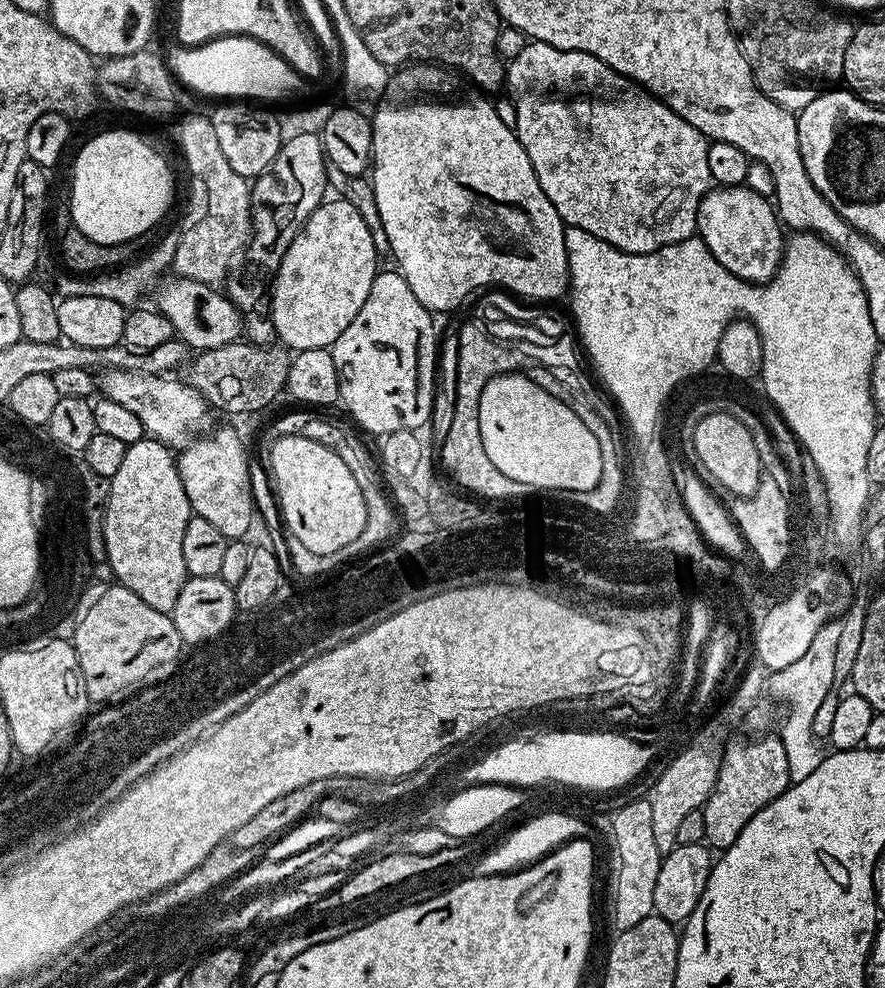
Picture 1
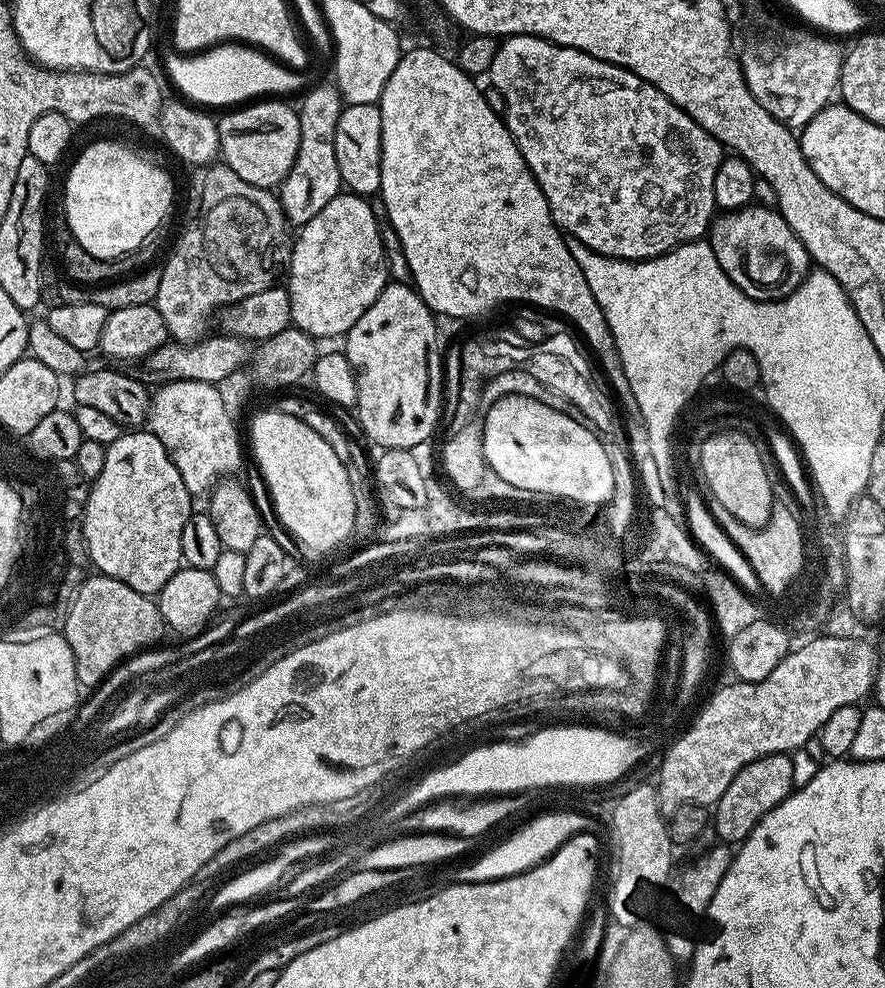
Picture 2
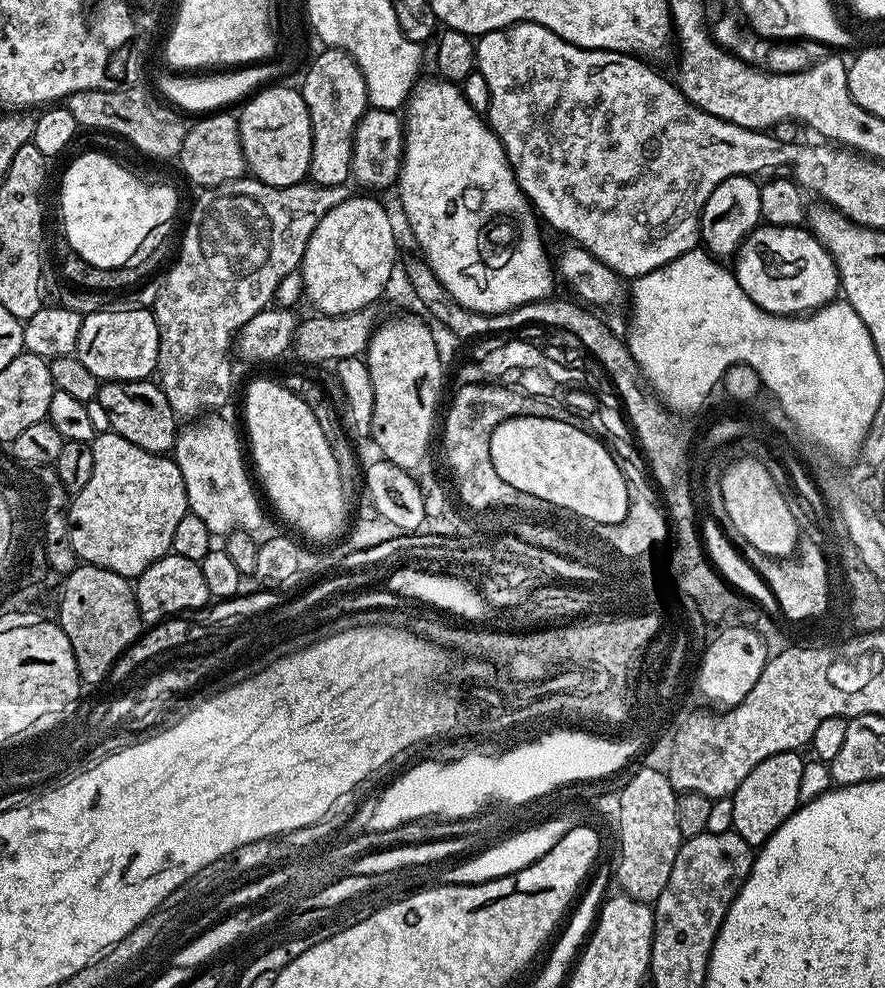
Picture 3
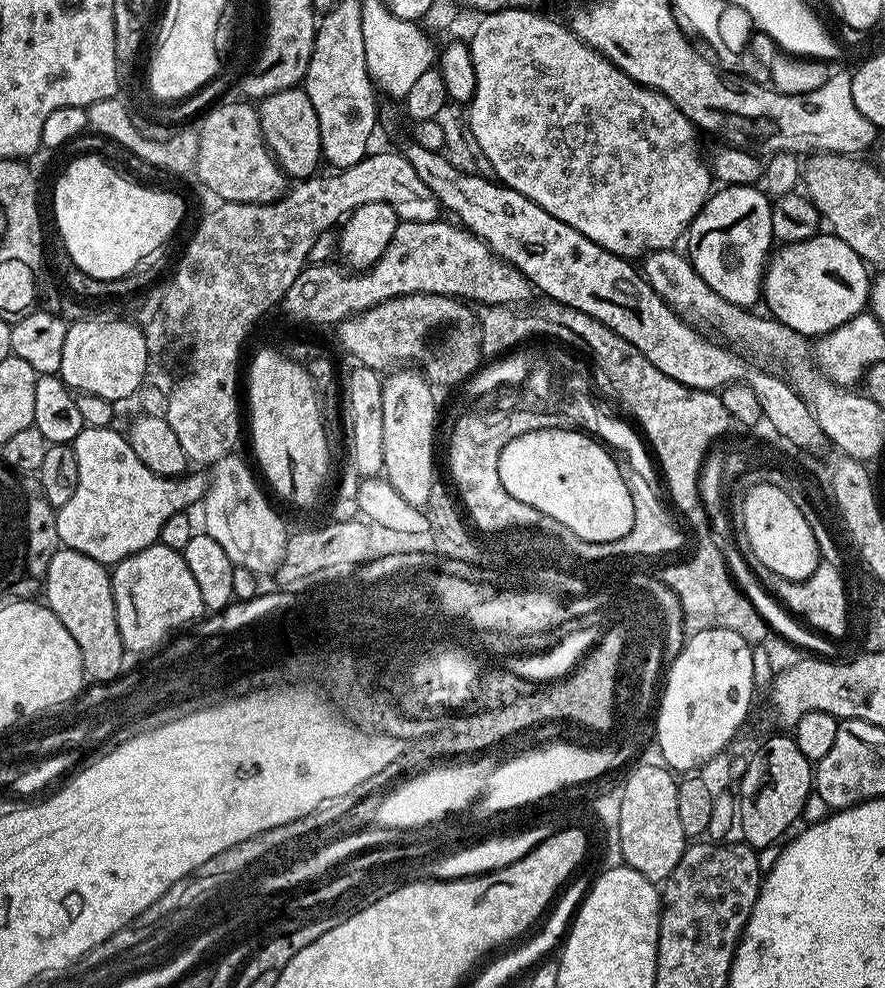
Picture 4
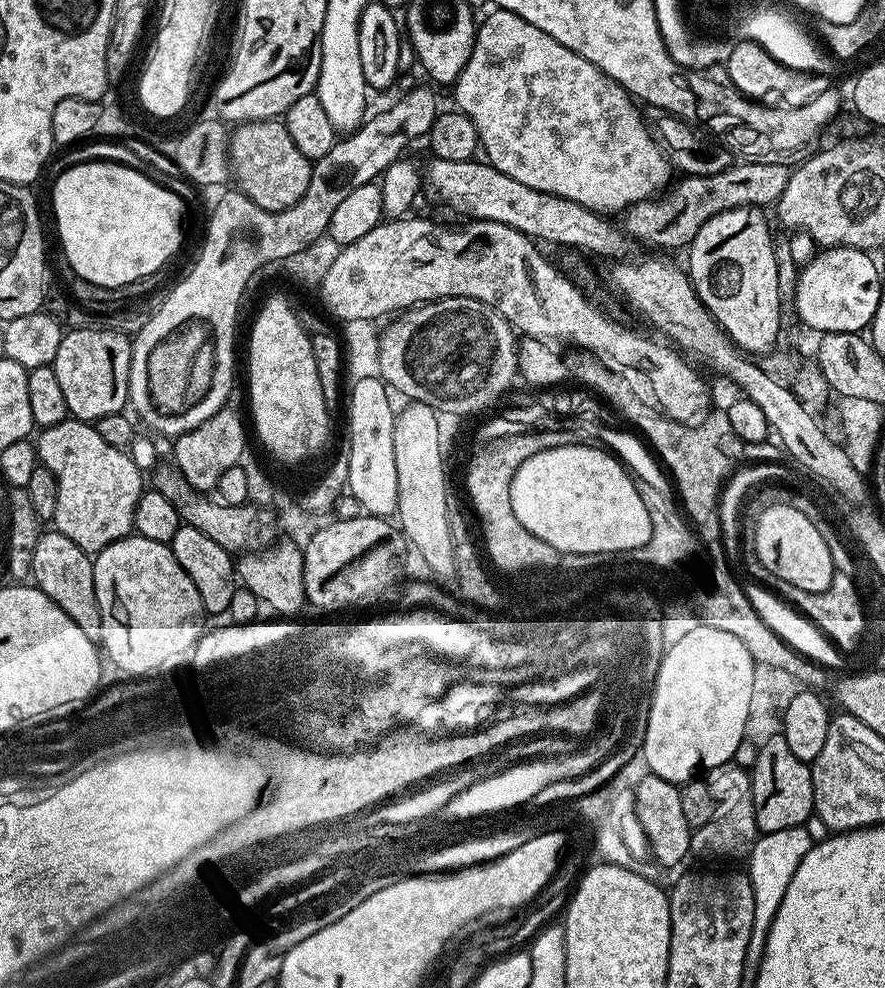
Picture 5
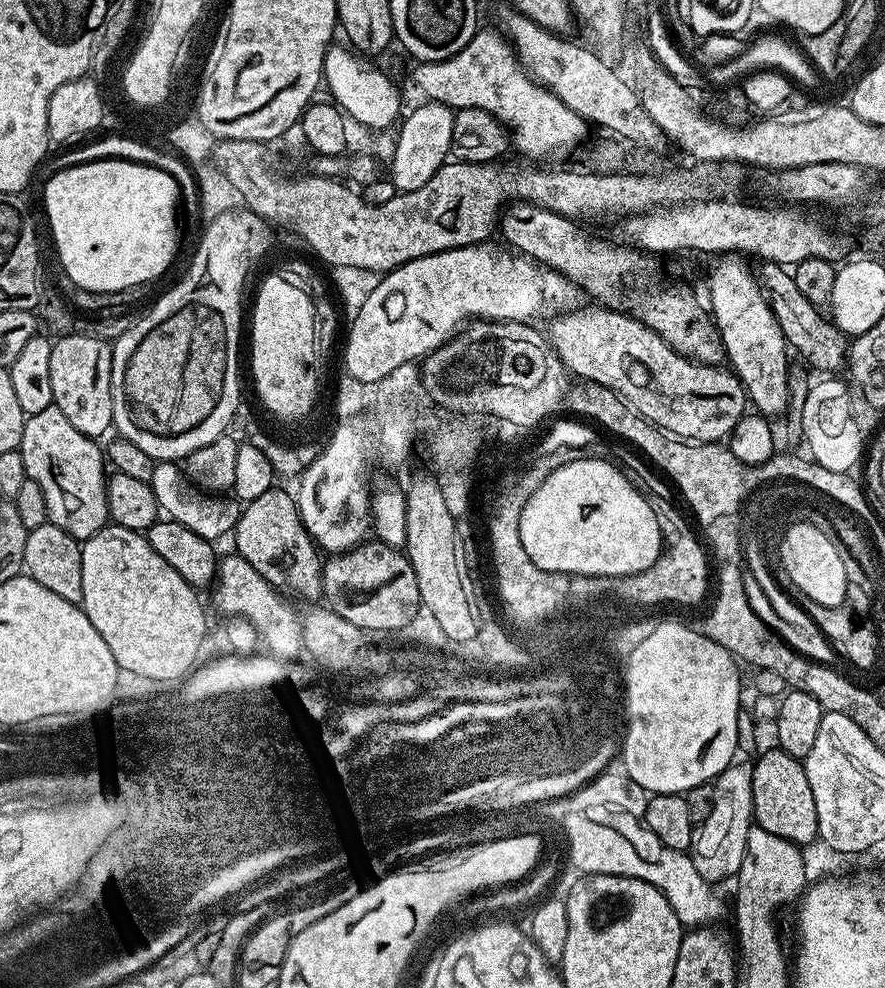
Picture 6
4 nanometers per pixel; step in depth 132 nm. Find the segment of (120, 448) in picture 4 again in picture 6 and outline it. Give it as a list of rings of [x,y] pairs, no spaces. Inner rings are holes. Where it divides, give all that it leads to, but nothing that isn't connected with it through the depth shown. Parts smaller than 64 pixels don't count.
[[[55,406],[40,411],[38,414],[27,417],[22,430],[22,442],[19,452],[22,454],[22,462],[26,462],[26,474],[30,480],[38,482],[42,486],[42,494],[46,494],[46,510],[51,523],[56,524],[66,534],[73,536],[75,540],[86,541],[104,525],[109,523],[108,515],[108,481],[106,479],[106,456],[95,439],[82,430],[74,430],[74,425],[66,419],[66,414]]]

